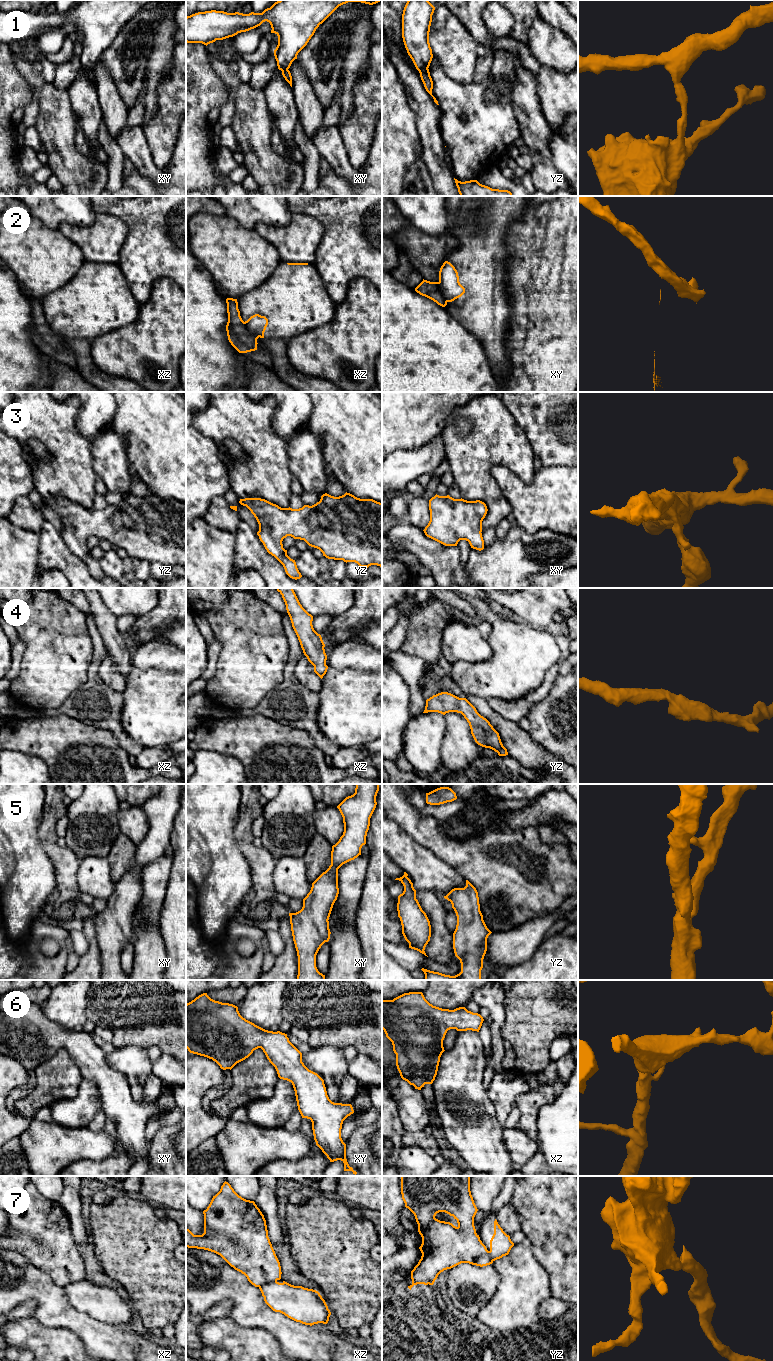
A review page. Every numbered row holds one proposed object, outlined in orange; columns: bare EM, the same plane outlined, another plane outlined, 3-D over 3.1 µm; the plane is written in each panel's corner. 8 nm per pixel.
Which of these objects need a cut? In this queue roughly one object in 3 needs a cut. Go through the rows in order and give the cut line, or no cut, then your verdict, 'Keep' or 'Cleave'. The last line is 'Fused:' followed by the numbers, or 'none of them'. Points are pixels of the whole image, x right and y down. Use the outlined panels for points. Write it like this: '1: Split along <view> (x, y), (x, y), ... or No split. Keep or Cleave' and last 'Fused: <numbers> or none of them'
1: Split along yz (427, 68), (419, 72). Cleave
2: Split along xy (437, 282), (440, 291), (448, 301). Cleave
3: No split. Keep
4: No split. Keep
5: No split. Keep
6: No split. Keep
7: Split along xz (276, 1280), (263, 1283), (259, 1287). Cleave
Fused: 1, 2, 7

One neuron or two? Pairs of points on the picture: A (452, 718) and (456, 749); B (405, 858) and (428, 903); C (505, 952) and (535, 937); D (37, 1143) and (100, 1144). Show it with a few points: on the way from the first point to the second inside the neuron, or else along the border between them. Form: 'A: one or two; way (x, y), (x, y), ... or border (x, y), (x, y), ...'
A: one; way (456, 726), (456, 741)
B: two; border (416, 890), (432, 890), (443, 897)
C: one; way (512, 947), (519, 945), (528, 937)
D: one; way (53, 1144), (84, 1144)

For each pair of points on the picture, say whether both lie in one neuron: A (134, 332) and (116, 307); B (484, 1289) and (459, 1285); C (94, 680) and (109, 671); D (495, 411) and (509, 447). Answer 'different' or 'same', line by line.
A: different
B: same
C: different
D: same

